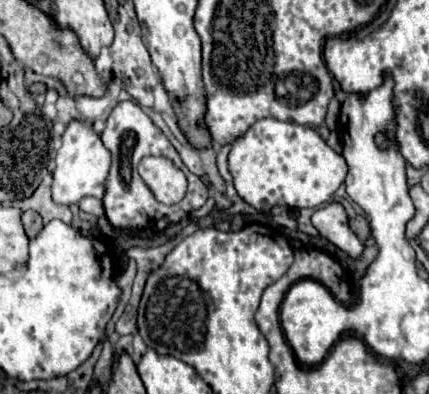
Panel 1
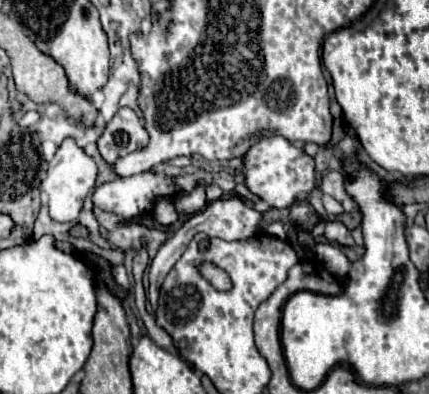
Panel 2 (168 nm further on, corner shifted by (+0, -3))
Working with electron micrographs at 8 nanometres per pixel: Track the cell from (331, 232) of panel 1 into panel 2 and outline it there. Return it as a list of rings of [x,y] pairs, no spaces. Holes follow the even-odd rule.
[[[327,221],[327,225],[325,225],[325,237],[331,243],[339,243],[339,245],[345,245],[345,247],[355,245],[355,241],[351,237],[351,231],[341,221]]]

